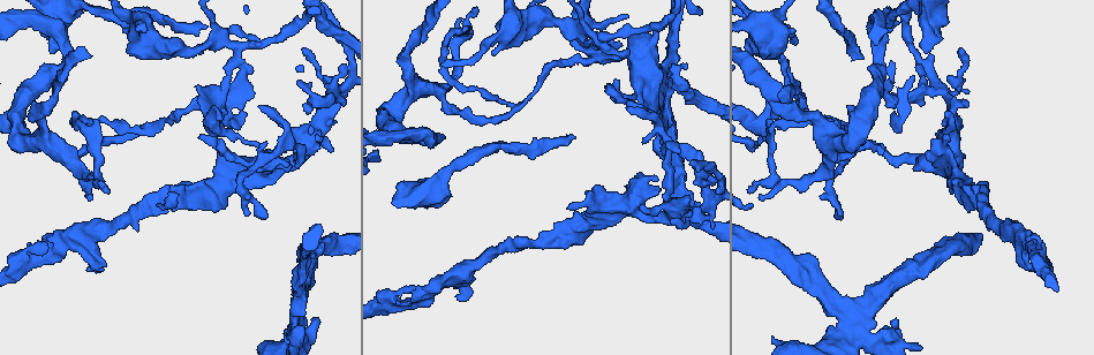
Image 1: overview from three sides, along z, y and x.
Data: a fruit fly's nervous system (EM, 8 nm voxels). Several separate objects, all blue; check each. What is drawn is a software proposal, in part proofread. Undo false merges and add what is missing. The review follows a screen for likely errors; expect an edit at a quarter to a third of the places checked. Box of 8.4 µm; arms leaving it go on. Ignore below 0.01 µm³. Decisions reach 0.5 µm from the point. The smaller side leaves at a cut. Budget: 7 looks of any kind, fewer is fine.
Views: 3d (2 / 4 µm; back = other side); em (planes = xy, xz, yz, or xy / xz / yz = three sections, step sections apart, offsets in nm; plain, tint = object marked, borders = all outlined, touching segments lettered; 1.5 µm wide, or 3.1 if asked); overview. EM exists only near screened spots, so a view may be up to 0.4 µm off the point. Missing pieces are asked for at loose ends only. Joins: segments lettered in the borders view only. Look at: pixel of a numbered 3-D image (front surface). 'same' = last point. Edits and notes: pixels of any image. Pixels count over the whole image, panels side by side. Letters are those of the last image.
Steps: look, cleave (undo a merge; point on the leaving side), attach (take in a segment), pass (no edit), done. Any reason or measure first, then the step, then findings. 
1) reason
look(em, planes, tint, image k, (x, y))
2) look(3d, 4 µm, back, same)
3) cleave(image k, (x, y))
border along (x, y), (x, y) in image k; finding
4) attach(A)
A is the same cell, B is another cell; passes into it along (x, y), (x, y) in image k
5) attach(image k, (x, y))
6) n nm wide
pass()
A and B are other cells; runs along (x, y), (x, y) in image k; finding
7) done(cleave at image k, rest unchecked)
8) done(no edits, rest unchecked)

two arms in line, one across
look(em, planes, borders, image 1, (521, 102))

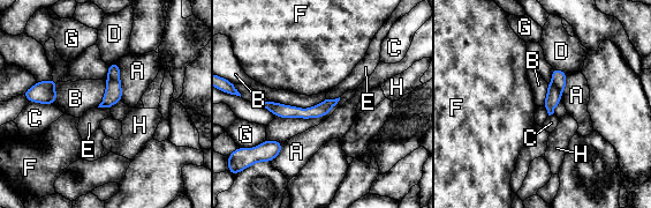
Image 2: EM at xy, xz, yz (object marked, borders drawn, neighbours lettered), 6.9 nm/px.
pass()
A, B, C, D, E, F, G and H are other cells; runs along (333, 102), (312, 112), (264, 104) in image 2; continuous, no second cell

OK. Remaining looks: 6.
look(em, planes, borders, image 1, (575, 137))

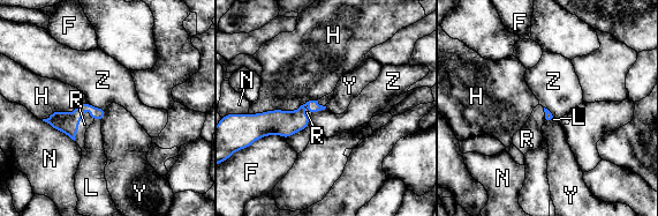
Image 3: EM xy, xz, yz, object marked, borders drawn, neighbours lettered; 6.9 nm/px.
attach(R)
R is the same cell, F, H, L, N, Y and Z are other cells; passes into it along (62, 121), (78, 123), (84, 124) in image 3; the cell continues

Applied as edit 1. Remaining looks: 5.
look(overview)

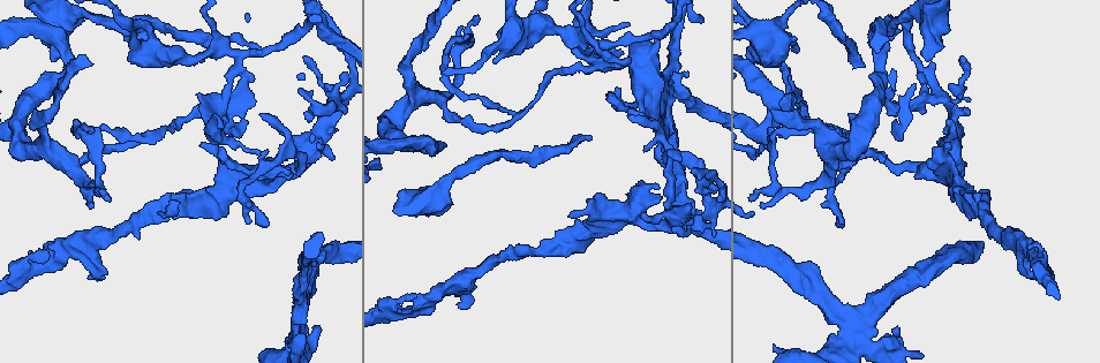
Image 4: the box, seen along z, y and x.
free end
look(em, planes, borders, image 4, (641, 217))

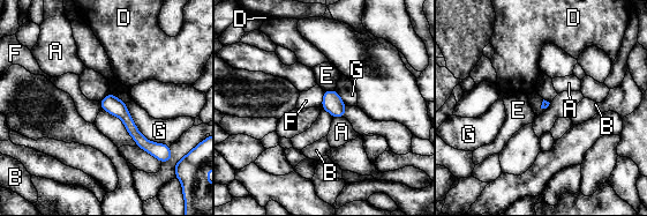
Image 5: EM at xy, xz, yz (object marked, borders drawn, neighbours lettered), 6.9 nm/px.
pass()
A, B, D, E, F and G are other cells; none of them fits

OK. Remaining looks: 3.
done(attach at image 3, rest unchecked)

